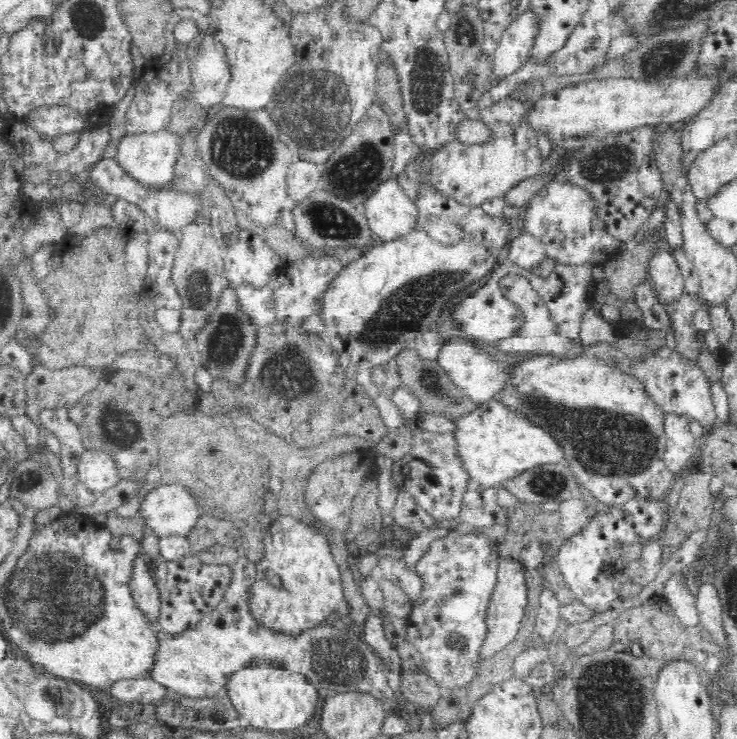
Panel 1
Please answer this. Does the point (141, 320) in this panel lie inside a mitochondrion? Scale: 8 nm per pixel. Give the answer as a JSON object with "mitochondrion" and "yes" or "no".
{"mitochondrion":"no"}

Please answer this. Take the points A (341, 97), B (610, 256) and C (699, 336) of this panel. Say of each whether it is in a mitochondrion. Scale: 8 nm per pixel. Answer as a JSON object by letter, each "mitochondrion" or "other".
{"A":"mitochondrion","B":"other","C":"other"}

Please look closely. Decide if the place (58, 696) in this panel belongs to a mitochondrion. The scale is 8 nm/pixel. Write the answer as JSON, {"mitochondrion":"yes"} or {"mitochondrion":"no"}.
{"mitochondrion":"yes"}

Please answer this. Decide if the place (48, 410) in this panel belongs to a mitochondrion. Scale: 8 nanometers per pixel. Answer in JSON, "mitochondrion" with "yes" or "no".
{"mitochondrion":"no"}

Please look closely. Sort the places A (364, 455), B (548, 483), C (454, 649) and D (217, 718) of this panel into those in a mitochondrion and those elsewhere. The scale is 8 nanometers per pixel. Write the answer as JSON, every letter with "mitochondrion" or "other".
{"A":"other","B":"mitochondrion","C":"mitochondrion","D":"other"}

